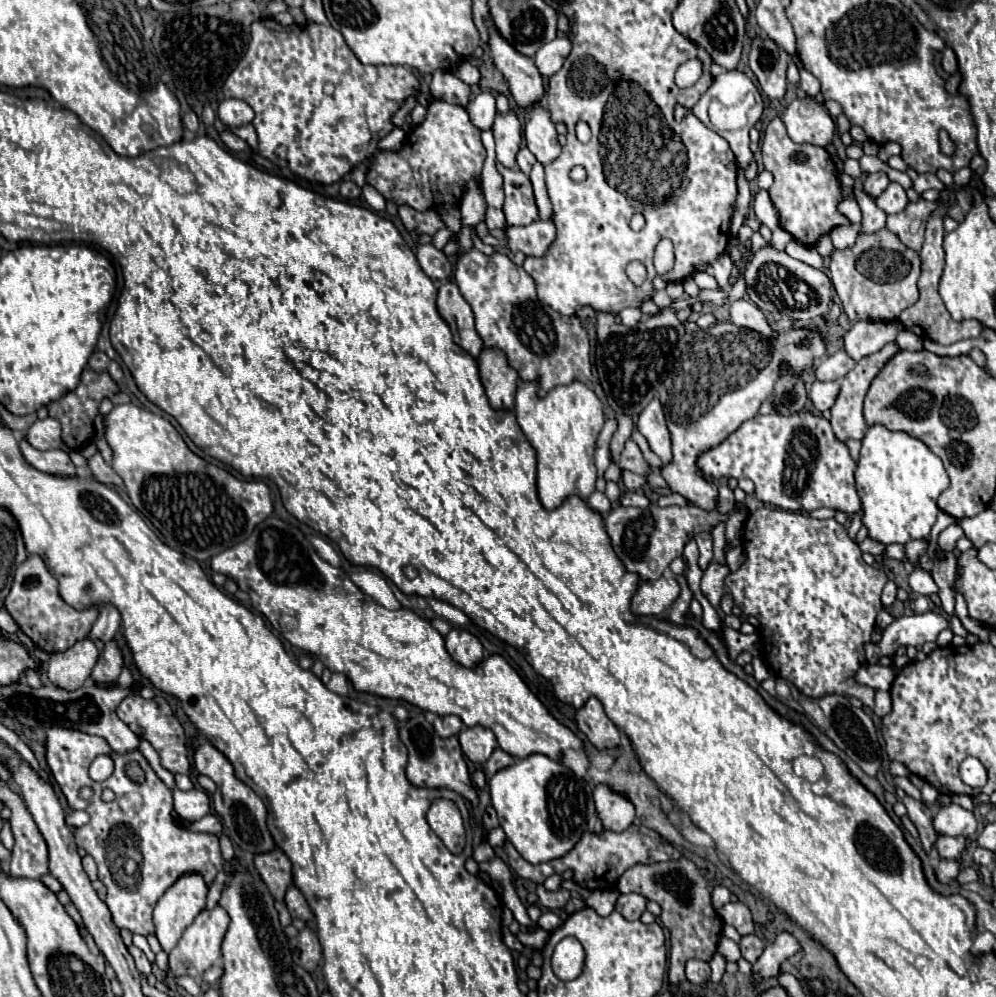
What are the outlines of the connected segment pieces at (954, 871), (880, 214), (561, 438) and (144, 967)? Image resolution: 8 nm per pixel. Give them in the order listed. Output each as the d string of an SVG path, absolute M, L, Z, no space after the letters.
M942 859L936 869L936 875L942 883L948 883L958 877L958 871L960 871L960 859Z
M854 187L854 193L858 197L858 205L862 209L862 231L874 233L886 225L886 213L876 207L876 203L864 193L864 189Z
M520 381L514 413L520 429L536 451L540 501L546 509L554 509L570 495L588 497L594 491L594 447L598 433L604 427L604 405L582 381L552 387L544 397L538 397L538 389L538 381Z
M130 947L130 955L134 957L134 961L136 961L136 969L142 973L142 975L150 975L150 961L146 959L146 955L138 949L138 947Z

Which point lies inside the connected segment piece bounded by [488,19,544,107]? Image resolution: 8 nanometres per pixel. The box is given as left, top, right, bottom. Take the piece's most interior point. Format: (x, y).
(525, 81)

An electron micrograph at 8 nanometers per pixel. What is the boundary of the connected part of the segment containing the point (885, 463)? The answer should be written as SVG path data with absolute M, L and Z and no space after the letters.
M880 423L868 427L862 439L854 477L862 499L862 523L868 527L868 535L884 545L926 539L940 511L936 499L950 485L940 457L920 439L904 431L890 431Z

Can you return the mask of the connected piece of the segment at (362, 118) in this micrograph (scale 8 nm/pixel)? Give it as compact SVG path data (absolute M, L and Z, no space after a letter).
M260 19L260 21L252 23L252 39L248 45L248 51L238 61L234 71L228 75L222 91L224 91L224 97L244 99L254 109L256 117L254 117L252 125L258 133L258 153L262 157L270 159L276 165L286 165L294 175L304 177L308 181L336 183L336 181L342 181L342 175L346 175L354 165L358 165L366 157L370 157L376 151L378 141L384 139L394 129L390 117L404 103L404 99L408 99L410 95L414 95L418 91L418 79L412 75L412 71L408 67L402 67L402 65L364 65L364 63L360 63L358 57L350 51L350 47L342 39L342 35L338 31L334 31L330 25L298 25L298 23L294 23L290 27L284 27L276 19Z

